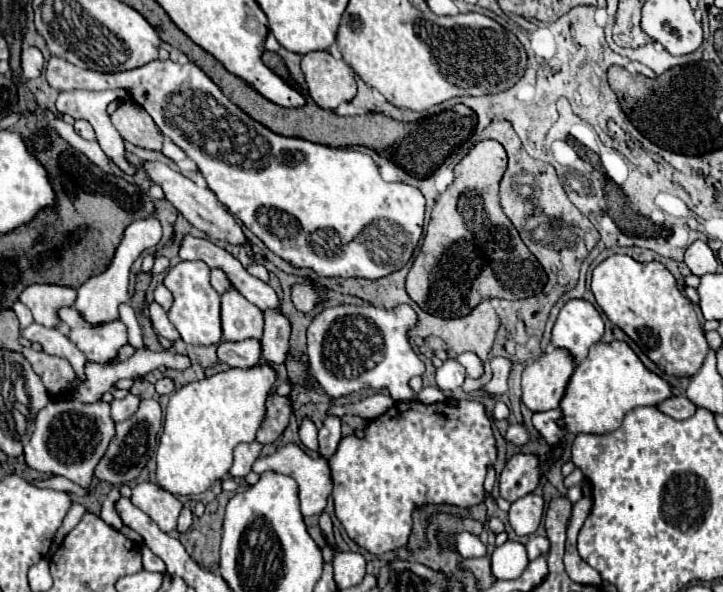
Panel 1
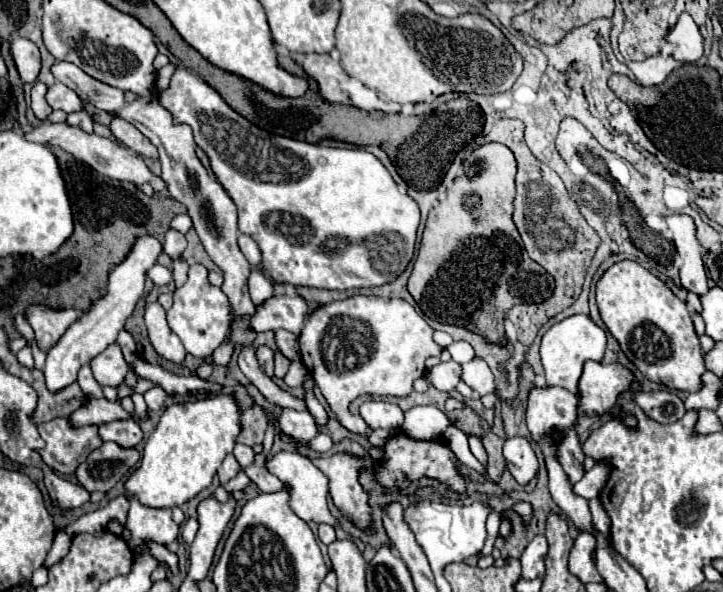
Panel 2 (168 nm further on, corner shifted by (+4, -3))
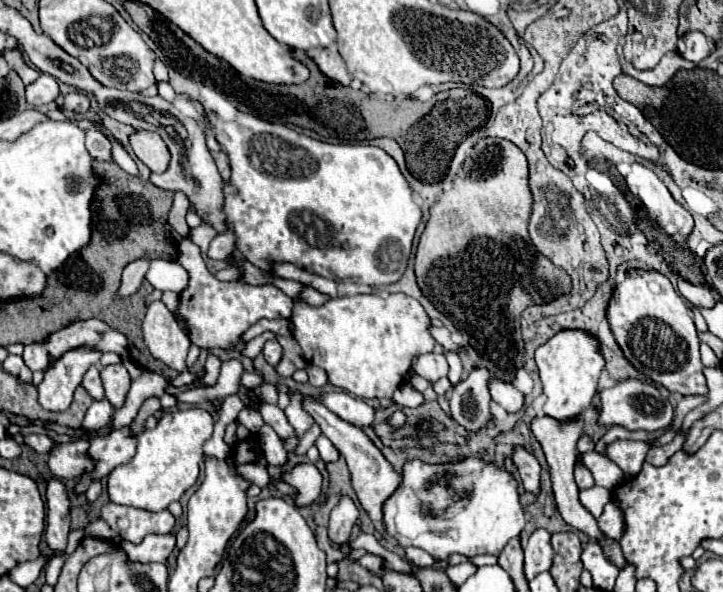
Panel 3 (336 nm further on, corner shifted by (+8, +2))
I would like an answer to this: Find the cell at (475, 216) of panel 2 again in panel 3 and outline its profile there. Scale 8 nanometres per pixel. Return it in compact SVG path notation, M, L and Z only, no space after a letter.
M484 137L474 145L470 171L470 177L460 179L452 191L444 193L430 207L430 217L416 249L414 273L424 297L428 297L430 303L454 323L466 345L476 347L476 351L460 353L464 377L474 365L482 365L490 369L492 375L512 381L514 371L524 363L524 341L518 325L520 313L528 305L548 303L558 295L568 293L570 277L564 269L554 267L546 257L538 255L530 243L528 215L531 213L532 197L528 186L528 162L522 151L506 139Z

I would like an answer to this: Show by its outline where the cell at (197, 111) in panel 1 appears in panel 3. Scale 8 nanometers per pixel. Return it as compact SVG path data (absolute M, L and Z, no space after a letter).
M184 93L176 95L176 99L192 101L192 103L196 105L196 109L198 109L198 115L200 115L202 123L214 131L214 135L216 135L216 141L220 143L222 151L228 155L228 161L230 161L230 189L226 189L226 203L224 203L224 213L226 213L228 221L230 221L230 223L232 223L232 227L234 227L234 233L236 233L236 247L238 247L238 251L242 251L242 255L246 255L246 259L250 259L250 263L252 263L252 265L256 265L256 267L260 267L260 269L262 269L262 267L266 267L266 263L294 263L296 267L302 267L302 269L306 269L306 271L310 271L310 273L314 273L314 275L326 277L326 279L334 279L334 281L344 281L344 279L360 279L360 283L362 283L362 285L370 285L370 287L388 285L388 283L394 283L394 281L398 281L398 279L402 277L402 273L404 273L404 269L406 269L406 263L408 263L408 257L410 257L412 239L414 239L416 227L418 227L418 223L420 223L422 211L420 211L420 207L414 203L414 199L412 199L412 191L410 191L410 187L408 187L406 179L402 177L402 173L400 173L400 169L398 169L396 161L394 161L394 159L392 159L392 157L390 157L386 151L382 151L382 149L378 149L378 147L369 145L352 143L322 143L322 141L316 141L316 139L312 139L312 137L300 135L300 133L296 133L296 131L292 131L292 129L288 129L288 127L284 127L284 125L272 125L272 123L266 123L266 121L258 121L258 117L252 117L252 115L246 115L246 113L238 113L238 119L236 119L234 123L230 123L230 121L228 121L228 123L224 123L222 127L216 127L216 125L212 125L212 121L210 121L210 119L212 119L212 115L210 115L210 113L206 113L206 109L204 109L204 107L202 107L198 101L190 99L190 97L188 97L188 95L184 95Z

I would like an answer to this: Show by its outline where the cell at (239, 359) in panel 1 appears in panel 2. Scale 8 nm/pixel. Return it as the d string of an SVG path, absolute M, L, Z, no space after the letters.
M260 346L256 350L256 358L262 366L262 370L268 374L268 376L274 376L274 350L268 348L268 346Z

